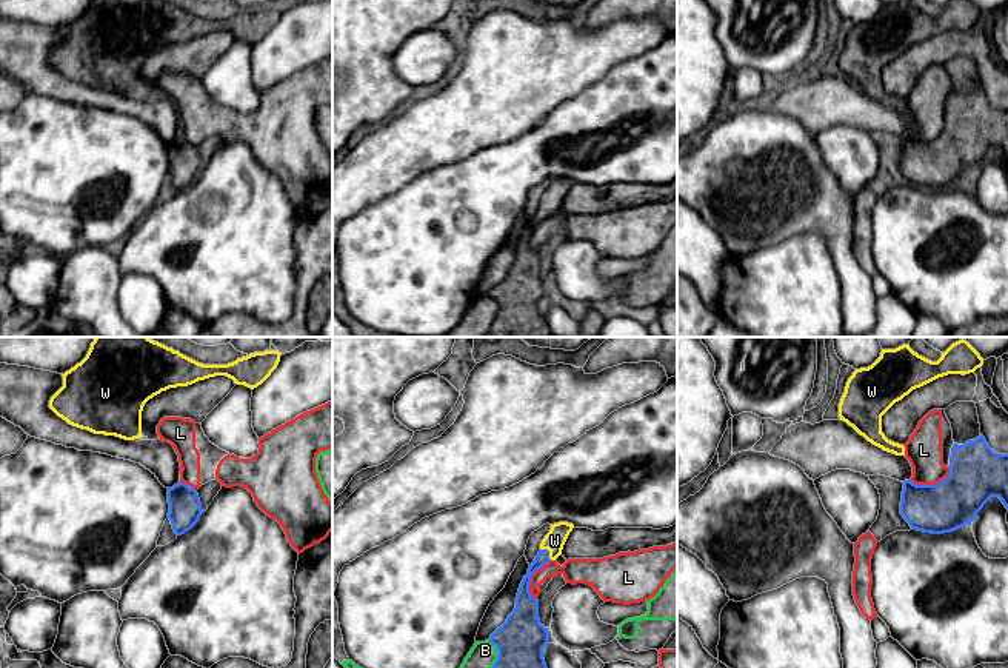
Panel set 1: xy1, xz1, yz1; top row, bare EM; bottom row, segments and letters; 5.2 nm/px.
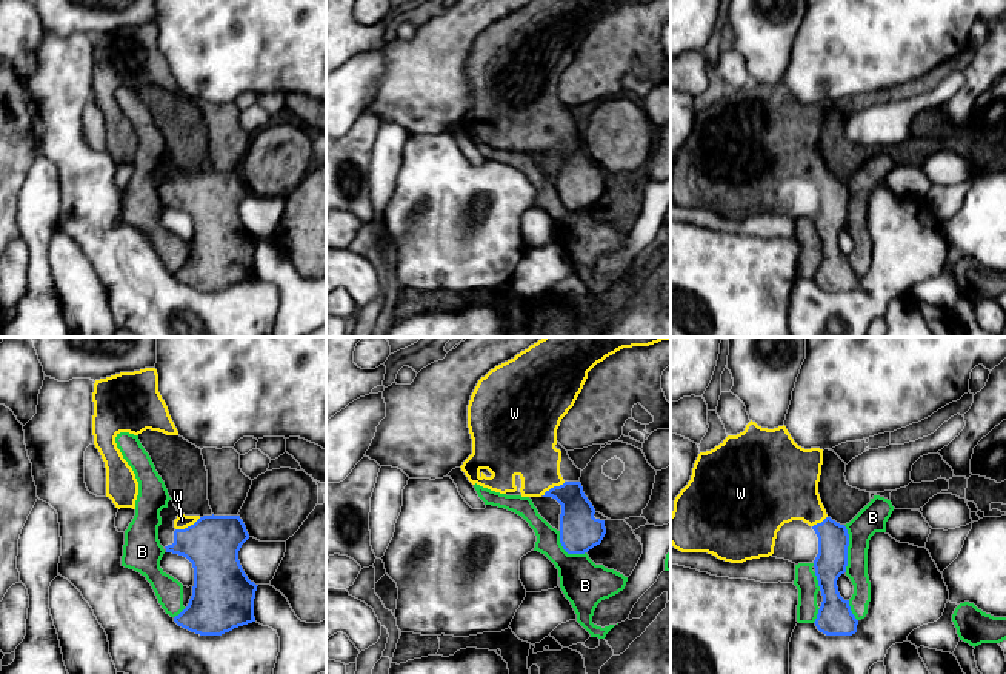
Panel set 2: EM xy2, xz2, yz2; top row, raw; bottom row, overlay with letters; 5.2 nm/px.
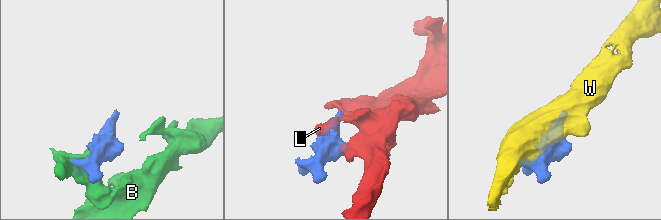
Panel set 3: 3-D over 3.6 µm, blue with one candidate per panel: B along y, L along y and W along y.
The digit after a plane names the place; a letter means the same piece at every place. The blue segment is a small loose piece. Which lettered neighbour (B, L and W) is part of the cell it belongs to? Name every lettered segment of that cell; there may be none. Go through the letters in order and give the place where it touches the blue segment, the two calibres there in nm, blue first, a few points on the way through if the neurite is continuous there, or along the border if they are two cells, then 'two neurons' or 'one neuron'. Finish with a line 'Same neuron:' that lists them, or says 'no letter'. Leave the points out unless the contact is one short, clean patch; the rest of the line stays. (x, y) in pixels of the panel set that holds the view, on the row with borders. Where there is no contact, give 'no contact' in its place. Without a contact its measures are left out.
B: yz2 (846, 548) | 170/150 nm | two neurons
L: yz1 (931, 485) | 280/190 nm | along yz1 (950, 467), (950, 471), (934, 484), (913, 484), (910, 480) | two neurons
W: xy2 (188, 527) | 280/70 nm | one neuron
Same neuron: W

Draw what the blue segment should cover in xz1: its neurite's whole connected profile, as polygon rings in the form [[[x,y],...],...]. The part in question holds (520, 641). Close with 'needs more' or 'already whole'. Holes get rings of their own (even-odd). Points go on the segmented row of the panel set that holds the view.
[[[568,522],[554,523],[542,540],[540,551],[520,583],[514,611],[489,637],[499,650],[492,668],[546,668],[543,648],[548,645],[549,631],[540,623],[539,600],[531,596],[529,583],[537,569],[562,554],[572,528]]] | needs more

